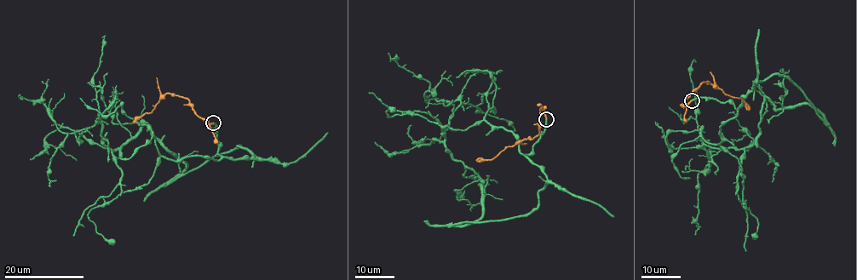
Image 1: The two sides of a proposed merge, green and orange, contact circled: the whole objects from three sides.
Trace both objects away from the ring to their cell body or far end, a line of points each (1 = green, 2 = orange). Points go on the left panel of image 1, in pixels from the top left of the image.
1: (213, 123), (219, 154), (255, 157), (188, 171), (147, 124), (113, 150), (100, 122), (66, 134), (49, 186)
2: (213, 123), (198, 116), (186, 99), (169, 93), (160, 96), (152, 111), (132, 122)

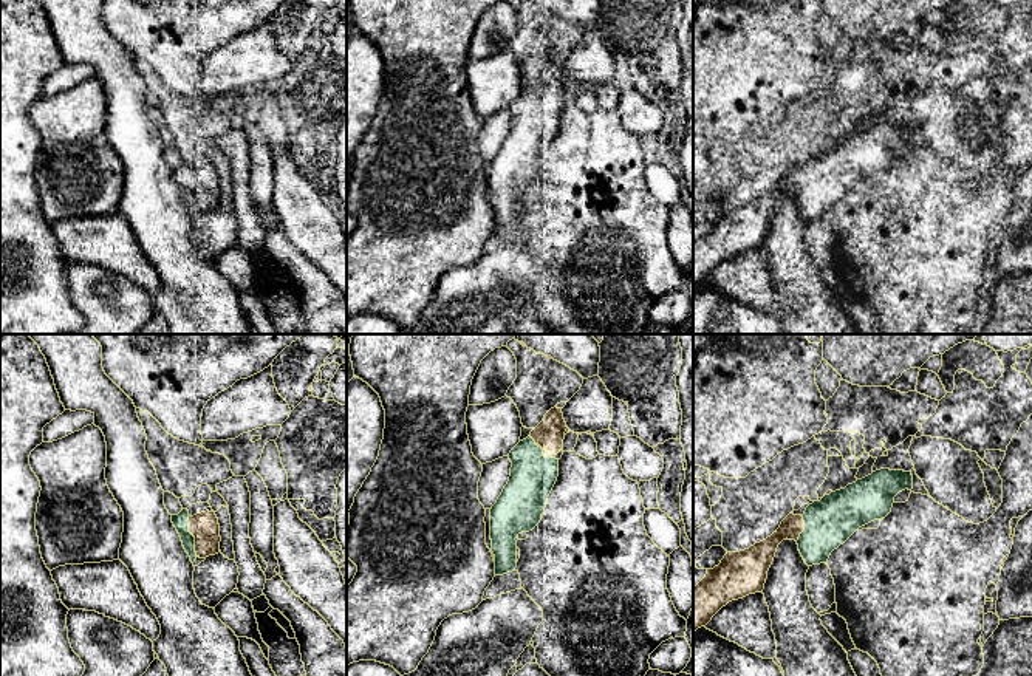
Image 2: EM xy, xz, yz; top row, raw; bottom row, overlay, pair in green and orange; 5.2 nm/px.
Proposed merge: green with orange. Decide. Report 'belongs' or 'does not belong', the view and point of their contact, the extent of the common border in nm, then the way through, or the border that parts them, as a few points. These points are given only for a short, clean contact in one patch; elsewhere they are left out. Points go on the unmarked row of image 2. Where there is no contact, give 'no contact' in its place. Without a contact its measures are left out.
belongs | xy (192, 189) | 220 nm

